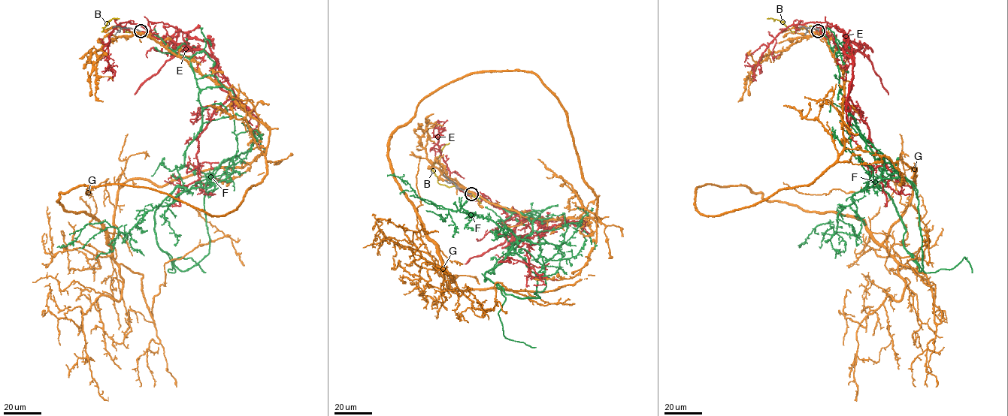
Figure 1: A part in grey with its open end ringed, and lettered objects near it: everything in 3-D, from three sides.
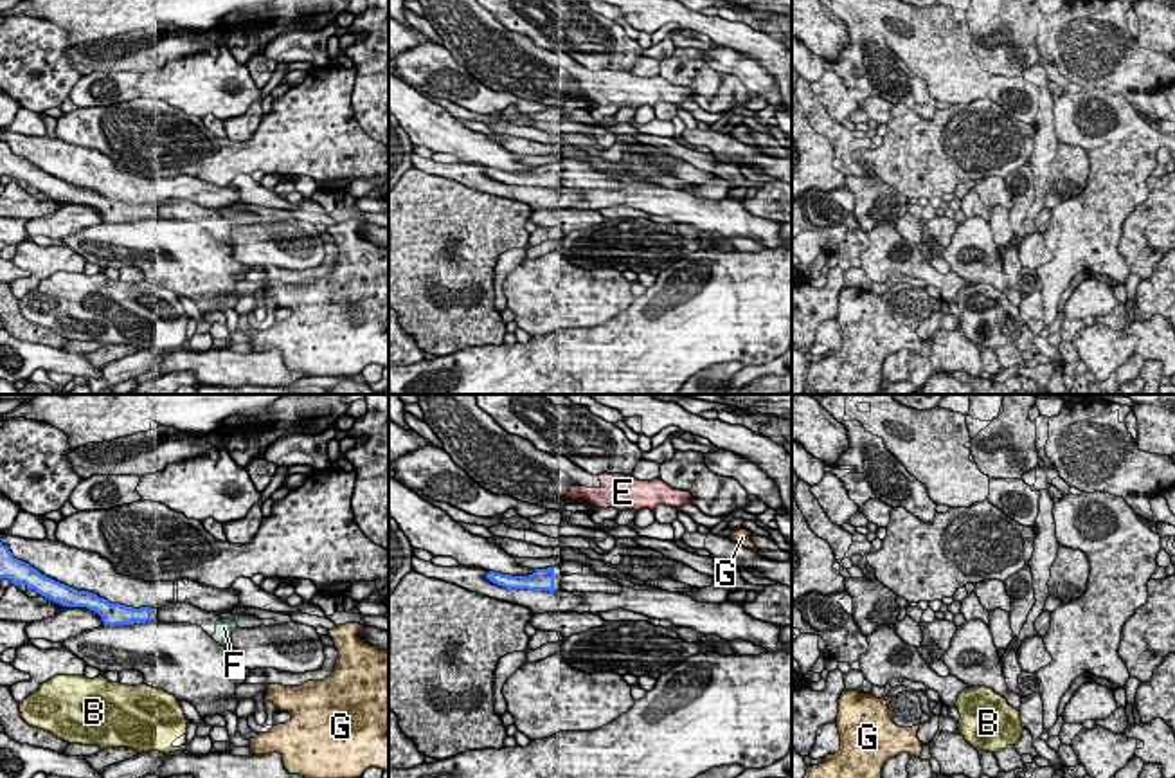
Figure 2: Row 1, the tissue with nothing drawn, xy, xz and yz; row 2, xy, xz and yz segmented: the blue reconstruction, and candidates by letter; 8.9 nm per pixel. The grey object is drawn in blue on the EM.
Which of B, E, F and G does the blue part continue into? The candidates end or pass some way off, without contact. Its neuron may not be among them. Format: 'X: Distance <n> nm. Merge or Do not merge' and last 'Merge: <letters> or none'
B: Distance 440 nm. Do not merge
E: Distance 600 nm. Do not merge
F: Distance 550 nm. Merge
G: Distance 1200 nm. Do not merge
Merge: F

